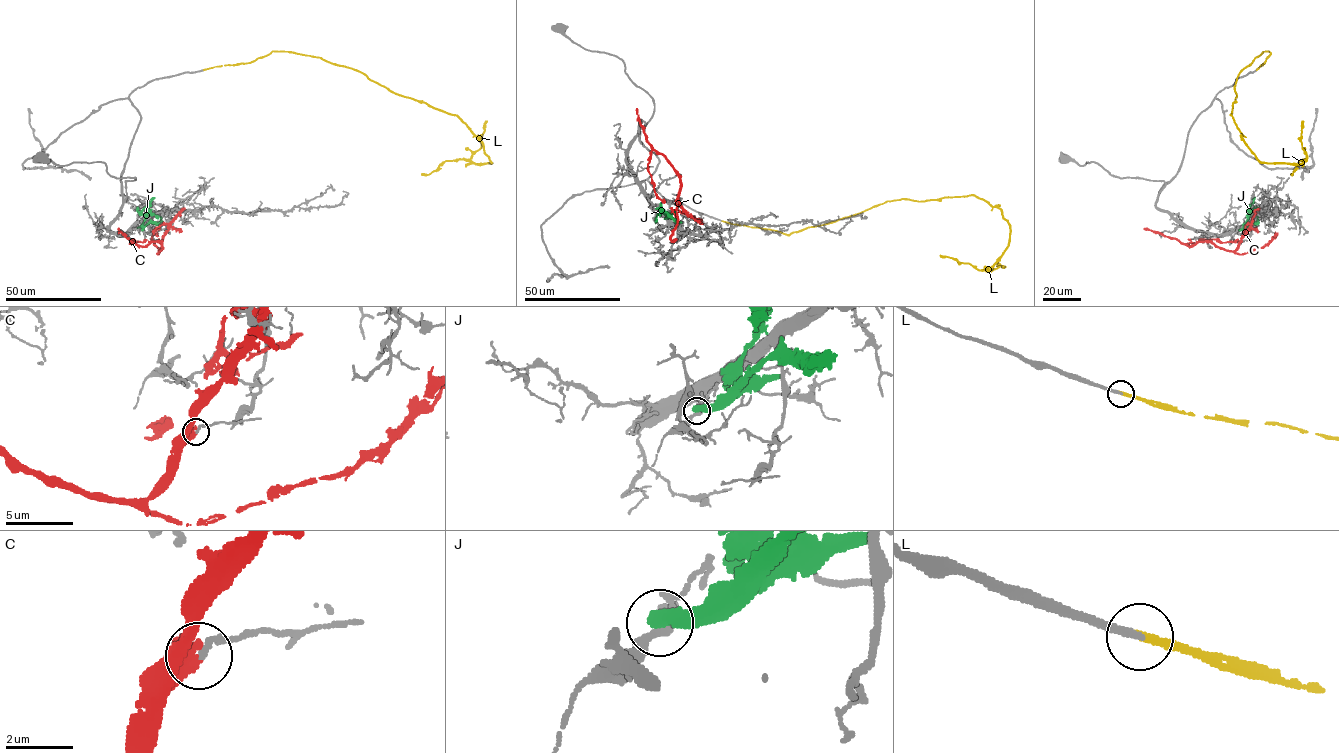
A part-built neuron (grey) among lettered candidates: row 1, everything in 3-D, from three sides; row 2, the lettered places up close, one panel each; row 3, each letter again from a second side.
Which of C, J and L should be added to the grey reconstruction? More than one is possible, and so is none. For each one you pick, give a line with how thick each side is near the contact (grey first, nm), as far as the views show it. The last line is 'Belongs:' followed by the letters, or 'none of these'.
L: 280/300 nm
Belongs: L

